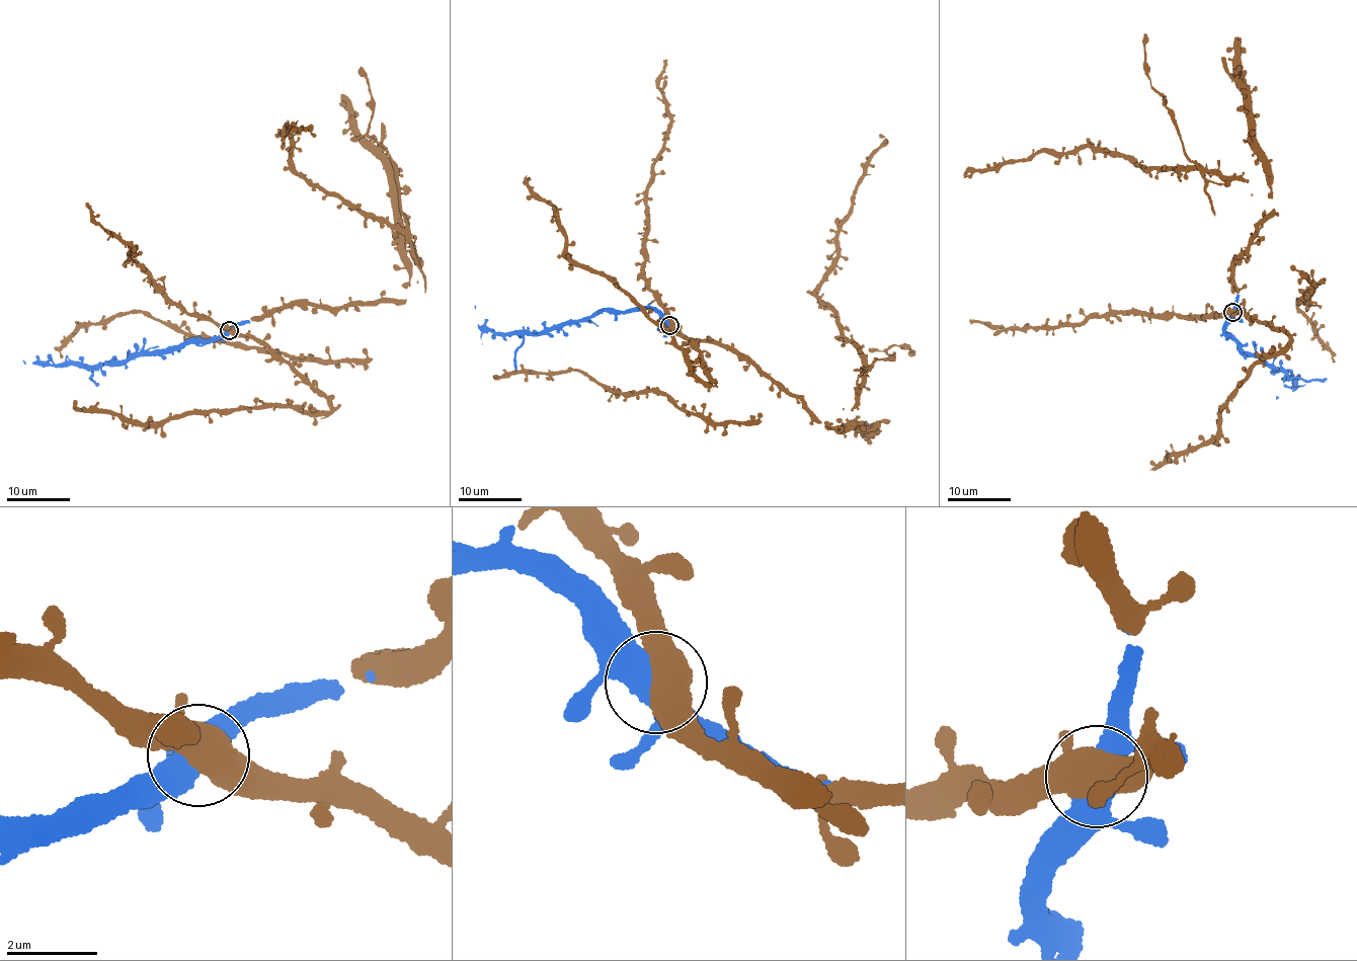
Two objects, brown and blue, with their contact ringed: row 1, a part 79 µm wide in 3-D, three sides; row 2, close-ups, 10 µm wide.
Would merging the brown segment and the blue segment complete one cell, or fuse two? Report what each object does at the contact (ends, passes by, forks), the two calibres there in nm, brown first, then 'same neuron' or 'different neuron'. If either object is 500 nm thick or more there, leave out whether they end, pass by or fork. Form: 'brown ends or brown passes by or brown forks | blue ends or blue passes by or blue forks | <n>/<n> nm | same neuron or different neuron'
brown forks | blue forks | 480/440 nm | same neuron

